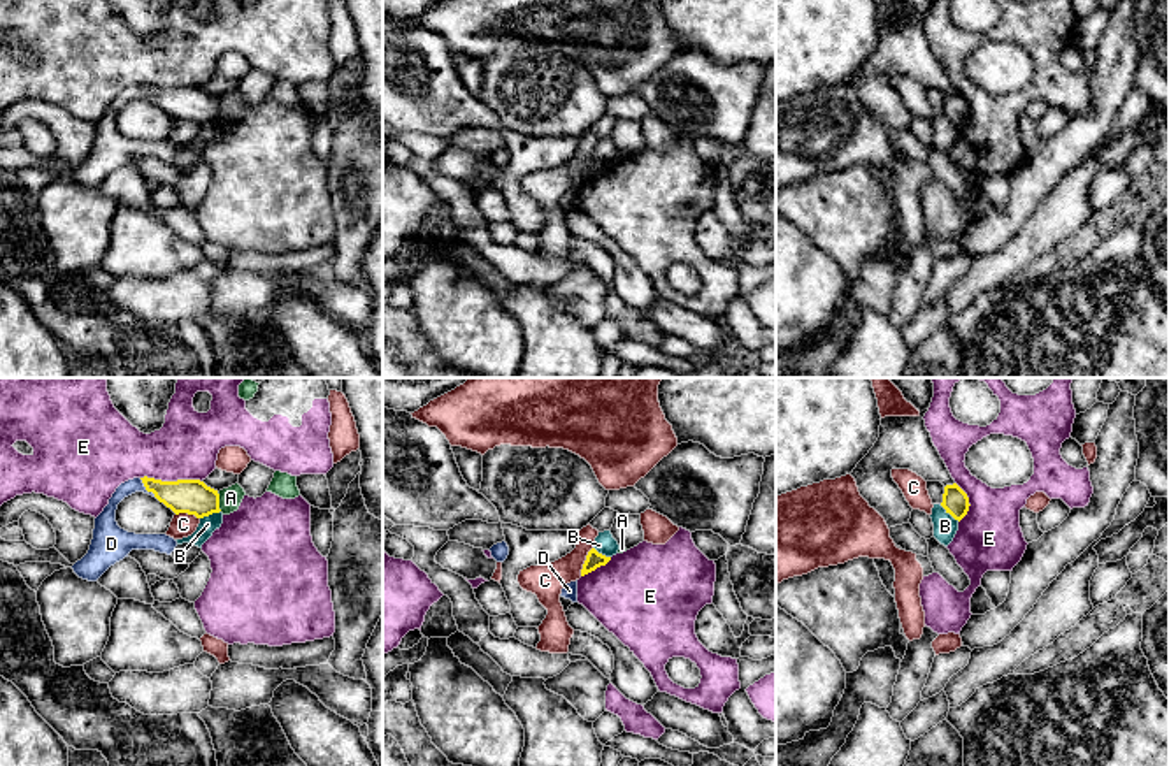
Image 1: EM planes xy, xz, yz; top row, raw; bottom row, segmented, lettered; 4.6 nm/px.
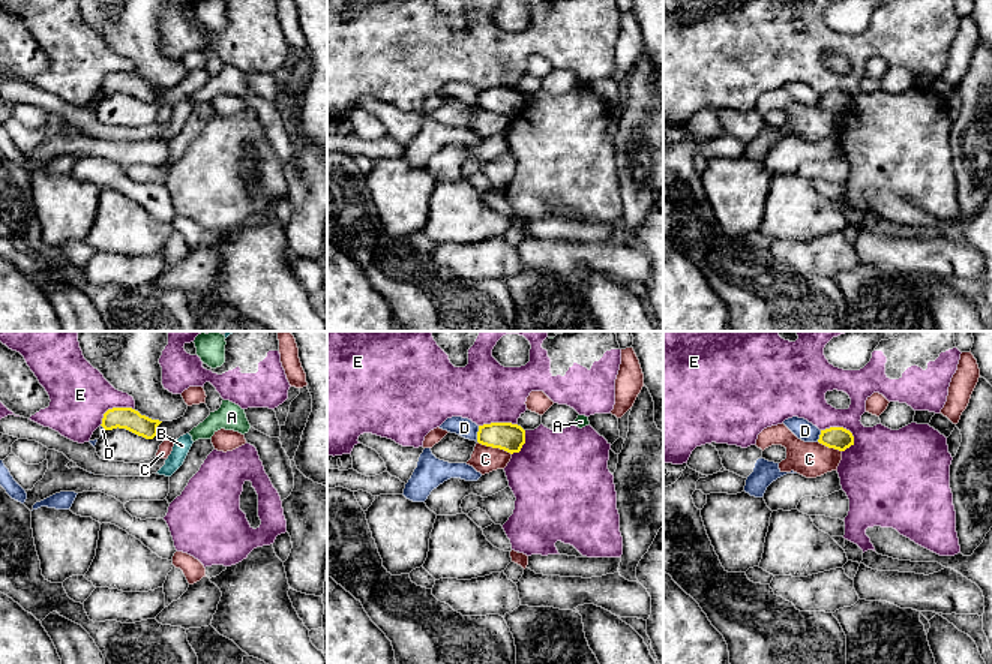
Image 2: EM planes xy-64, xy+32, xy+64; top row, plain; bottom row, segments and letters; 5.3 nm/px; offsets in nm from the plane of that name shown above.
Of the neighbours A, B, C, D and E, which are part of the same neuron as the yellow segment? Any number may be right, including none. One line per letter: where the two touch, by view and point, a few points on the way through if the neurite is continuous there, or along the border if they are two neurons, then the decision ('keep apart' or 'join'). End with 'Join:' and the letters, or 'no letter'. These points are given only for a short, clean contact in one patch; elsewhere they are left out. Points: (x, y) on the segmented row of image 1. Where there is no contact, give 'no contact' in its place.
A: meets yellow in xy at (218, 501); border along xy (216, 492), (222, 510); keep apart
B: meets yellow in xy at (209, 513); border along xy (220, 510), (200, 519); keep apart
C: meets yellow in xz at (585, 561); border along xz (592, 547), (580, 575); keep apart
D: meets yellow in xy at (146, 489); border along xy (139, 478), (155, 496); keep apart
E: meets yellow in xy at (171, 482); keep apart
Join: no letter

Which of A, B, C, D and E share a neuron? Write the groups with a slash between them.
A / B D / C / E

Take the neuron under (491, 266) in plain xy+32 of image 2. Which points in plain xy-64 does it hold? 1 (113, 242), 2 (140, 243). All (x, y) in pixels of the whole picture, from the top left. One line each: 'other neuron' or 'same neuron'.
1: other neuron
2: other neuron

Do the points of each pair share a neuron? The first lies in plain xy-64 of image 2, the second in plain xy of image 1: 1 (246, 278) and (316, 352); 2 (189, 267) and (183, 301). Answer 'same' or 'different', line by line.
1: same
2: different

